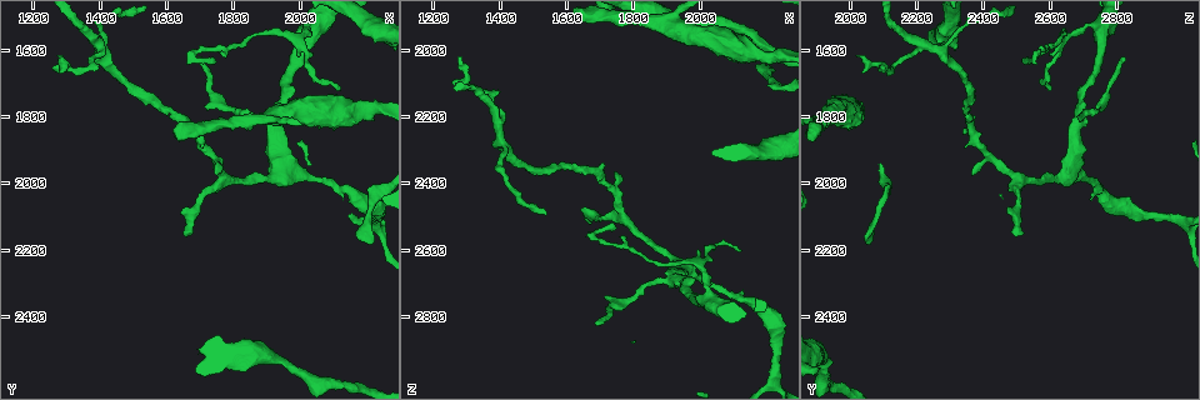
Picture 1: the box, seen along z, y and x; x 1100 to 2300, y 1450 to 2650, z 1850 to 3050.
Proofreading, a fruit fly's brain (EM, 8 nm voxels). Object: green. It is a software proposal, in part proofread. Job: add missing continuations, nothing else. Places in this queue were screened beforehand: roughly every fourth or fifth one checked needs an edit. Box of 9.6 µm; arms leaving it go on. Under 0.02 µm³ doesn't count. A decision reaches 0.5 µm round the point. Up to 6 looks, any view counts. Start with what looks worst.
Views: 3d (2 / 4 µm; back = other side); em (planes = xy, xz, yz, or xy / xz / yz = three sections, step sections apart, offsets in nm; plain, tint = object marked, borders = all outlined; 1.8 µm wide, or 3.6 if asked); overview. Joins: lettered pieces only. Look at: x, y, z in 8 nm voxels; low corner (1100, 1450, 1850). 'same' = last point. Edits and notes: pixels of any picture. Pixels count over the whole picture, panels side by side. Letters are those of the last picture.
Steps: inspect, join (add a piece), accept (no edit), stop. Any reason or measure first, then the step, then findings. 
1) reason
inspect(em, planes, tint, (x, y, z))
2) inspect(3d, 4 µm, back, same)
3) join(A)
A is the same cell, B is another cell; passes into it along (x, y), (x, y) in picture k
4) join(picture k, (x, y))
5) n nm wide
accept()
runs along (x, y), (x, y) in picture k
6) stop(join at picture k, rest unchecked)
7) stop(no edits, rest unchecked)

branch stops here
inspect(3d, 4 µm, back, (2220, 2190, 2060))

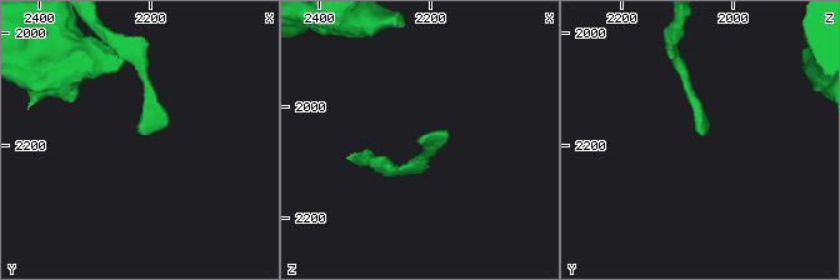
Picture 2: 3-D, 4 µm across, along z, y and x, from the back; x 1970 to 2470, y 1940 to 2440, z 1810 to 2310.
inspect(em, xy, step 16, tint, (2215, 2190, 2055))

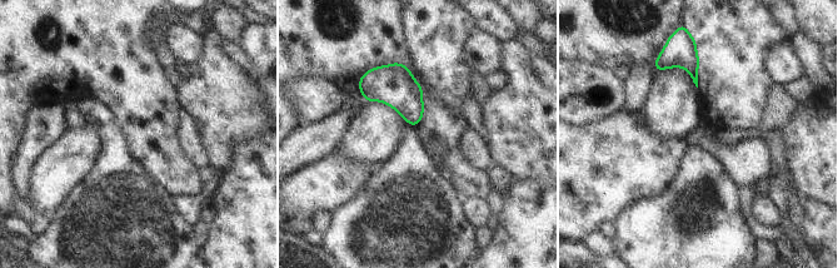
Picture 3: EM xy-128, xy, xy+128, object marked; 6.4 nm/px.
inspect(em, planes, borders, same)

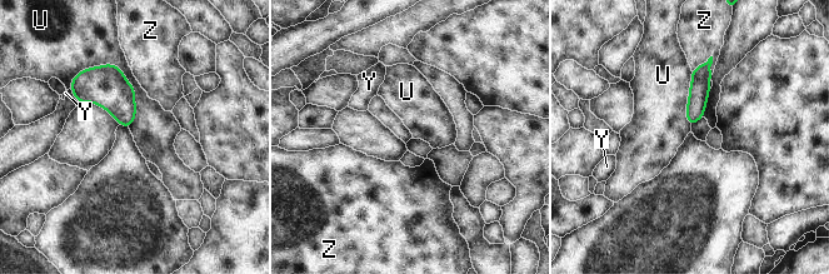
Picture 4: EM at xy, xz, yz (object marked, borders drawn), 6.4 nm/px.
U touches over 500 nm
accept()
U, Y and Z are other cells; runs along (707, 66), (700, 76), (692, 120) in picture 4; no lettered piece goes on from it

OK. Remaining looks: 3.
thin end
inspect(em, 3.6 µm, planes, borders, (1280, 1620, 2030))

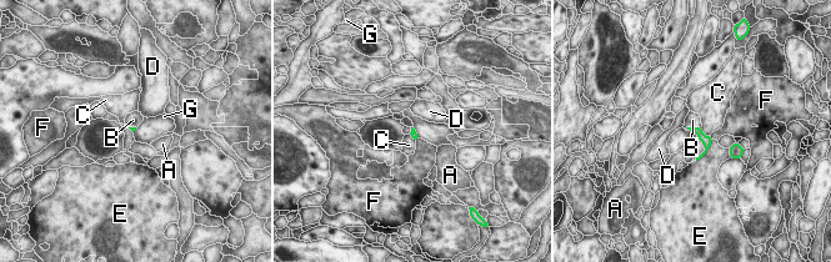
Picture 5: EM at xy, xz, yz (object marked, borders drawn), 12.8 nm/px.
join(B)
B is the same cell, A, C, D, E, F and G are other cells; it goes on there

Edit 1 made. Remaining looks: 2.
thin end
inspect(em, planes, plain, (1740, 1640, 2510))

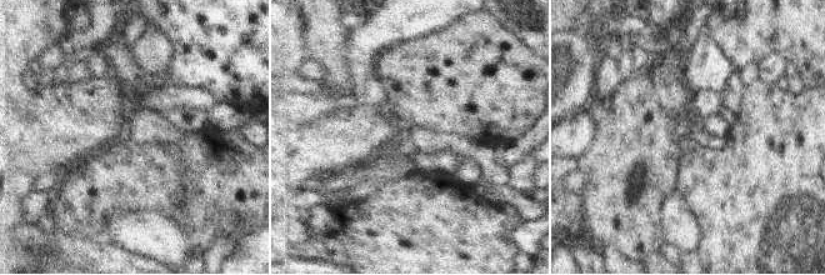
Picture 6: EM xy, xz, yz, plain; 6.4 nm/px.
see the neighbours
inspect(em, planes, borders, same)

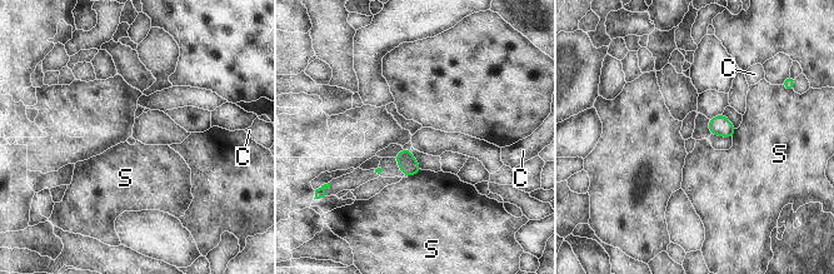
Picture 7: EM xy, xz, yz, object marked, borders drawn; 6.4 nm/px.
90 nm wide
accept()
C and S are other cells; border along (422, 169), (408, 177) in picture 7; none of them fits

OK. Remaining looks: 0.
stop(join at picture 5, rest unchecked)

